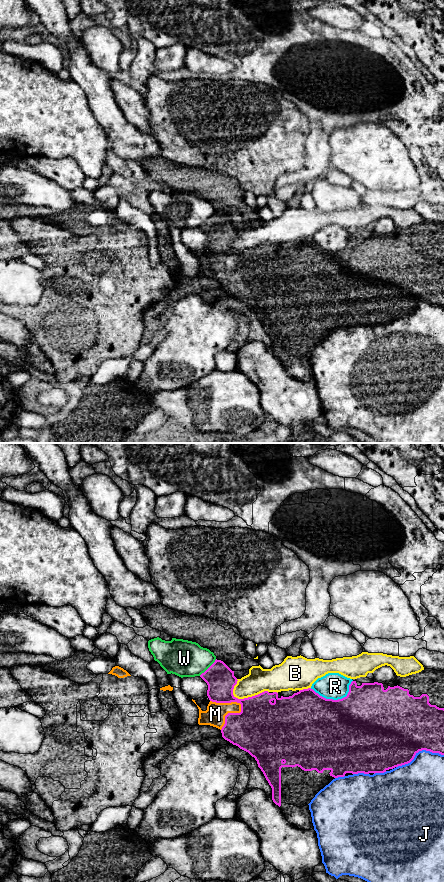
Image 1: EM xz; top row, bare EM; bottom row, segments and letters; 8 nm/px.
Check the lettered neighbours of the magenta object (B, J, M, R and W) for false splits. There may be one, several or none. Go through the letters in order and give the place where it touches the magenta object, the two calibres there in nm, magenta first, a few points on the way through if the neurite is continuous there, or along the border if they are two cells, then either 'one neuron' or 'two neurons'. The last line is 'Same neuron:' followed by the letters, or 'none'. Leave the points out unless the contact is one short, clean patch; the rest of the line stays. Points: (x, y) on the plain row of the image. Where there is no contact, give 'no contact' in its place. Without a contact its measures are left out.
B: xz (250, 249) | 420/200 nm | two neurons
J: xz (419, 302) | 500/360 nm | two neurons
M: xz (230, 265) | 380/160 nm | one neuron
R: xz (335, 252) | 500/220 nm | two neurons
W: xz (208, 220) | 220/300 nm | along xz (216, 211), (199, 227) | two neurons
Same neuron: M

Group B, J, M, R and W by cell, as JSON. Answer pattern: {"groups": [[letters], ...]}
{"groups": [["B"], ["J"], ["M"], ["R"], ["W"]]}

